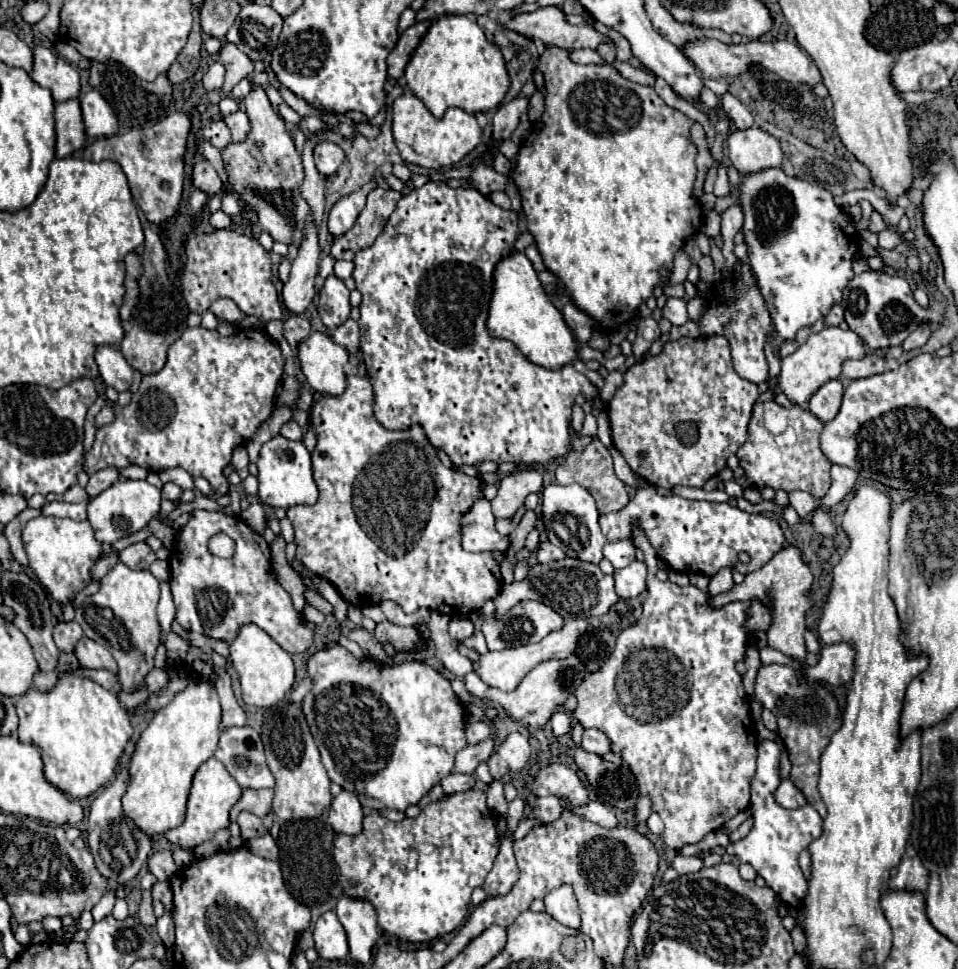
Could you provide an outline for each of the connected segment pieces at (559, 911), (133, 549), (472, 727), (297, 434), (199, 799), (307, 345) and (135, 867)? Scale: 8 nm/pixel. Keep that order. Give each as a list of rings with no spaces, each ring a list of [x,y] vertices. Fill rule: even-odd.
[[[561,886],[545,896],[545,912],[569,928],[579,928],[579,906],[571,886]]]
[[[137,542],[121,550],[119,560],[131,570],[149,570],[151,562],[155,560],[155,552],[145,542]]]
[[[473,722],[467,726],[467,742],[469,744],[479,744],[481,740],[491,736],[491,728],[487,722]]]
[[[293,420],[293,422],[283,424],[279,434],[281,434],[281,436],[285,436],[287,440],[301,440],[301,438],[303,438],[303,430],[297,426],[297,422],[295,422],[295,420]]]
[[[209,758],[195,772],[193,788],[191,788],[189,802],[187,802],[187,818],[185,818],[185,822],[181,826],[173,828],[173,830],[167,830],[163,834],[165,840],[169,844],[181,846],[185,850],[193,850],[199,844],[203,844],[207,840],[213,840],[217,830],[223,830],[223,828],[229,826],[229,810],[237,804],[239,798],[241,798],[241,786],[231,778],[227,768],[219,760]]]
[[[313,332],[305,342],[299,346],[299,362],[301,370],[309,382],[309,386],[323,394],[323,396],[341,396],[345,392],[345,372],[343,366],[347,364],[347,350],[343,346],[335,344],[327,334]]]
[[[121,758],[115,782],[111,786],[105,786],[95,796],[95,800],[91,802],[91,814],[89,814],[89,848],[95,858],[95,864],[105,878],[111,878],[119,884],[125,884],[131,878],[135,878],[143,864],[141,858],[137,860],[137,850],[139,850],[137,848],[137,828],[125,816],[123,806],[121,806],[121,798],[127,790],[127,784],[129,784],[129,772],[127,772],[127,764]]]

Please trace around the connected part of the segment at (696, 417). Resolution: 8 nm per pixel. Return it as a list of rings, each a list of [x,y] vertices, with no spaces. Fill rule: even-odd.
[[[725,338],[669,340],[661,354],[627,368],[623,386],[607,404],[611,438],[631,470],[647,484],[661,488],[673,488],[677,484],[701,488],[709,478],[723,470],[727,458],[747,442],[747,426],[757,398],[757,386],[735,374]]]

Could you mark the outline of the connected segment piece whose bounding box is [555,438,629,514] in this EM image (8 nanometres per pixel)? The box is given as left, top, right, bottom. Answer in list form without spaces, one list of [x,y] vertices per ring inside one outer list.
[[[593,438],[591,444],[585,446],[583,452],[575,452],[571,450],[565,460],[557,466],[555,470],[557,476],[557,484],[579,484],[583,488],[587,488],[591,492],[591,496],[597,502],[597,510],[601,514],[609,514],[609,512],[619,512],[629,504],[629,494],[625,484],[615,476],[613,472],[613,460],[609,450],[599,442],[599,438]]]

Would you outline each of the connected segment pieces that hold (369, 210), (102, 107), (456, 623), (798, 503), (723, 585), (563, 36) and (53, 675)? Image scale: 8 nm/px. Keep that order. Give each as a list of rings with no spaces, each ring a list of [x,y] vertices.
[[[375,188],[369,192],[367,204],[355,220],[353,228],[343,236],[337,236],[331,244],[331,256],[335,260],[353,260],[355,252],[371,246],[383,232],[383,226],[395,210],[401,194],[389,188]]]
[[[91,88],[87,94],[79,98],[83,110],[83,122],[89,138],[115,136],[119,132],[117,116],[113,114],[107,100],[99,94],[99,90]]]
[[[453,618],[449,622],[449,636],[463,642],[473,634],[473,624],[469,618]]]
[[[793,492],[793,496],[795,494],[799,494],[799,500],[795,500],[795,498],[791,498],[791,504],[795,506],[795,508],[799,508],[799,518],[801,520],[805,520],[811,512],[813,512],[813,508],[817,508],[819,506],[819,498],[811,498],[811,494],[807,494],[807,492]]]
[[[723,568],[719,570],[711,582],[709,582],[709,594],[721,594],[721,592],[727,592],[731,586],[733,586],[733,578],[731,578],[731,568]]]
[[[537,8],[535,12],[523,12],[511,16],[503,22],[507,30],[513,30],[525,38],[541,40],[547,46],[557,46],[563,50],[591,48],[597,50],[601,44],[607,44],[607,36],[593,30],[589,24],[573,26],[567,20],[567,14],[561,8]]]
[[[37,672],[35,678],[33,678],[33,684],[39,688],[39,690],[51,690],[51,686],[55,684],[55,680],[59,678],[59,672]]]

